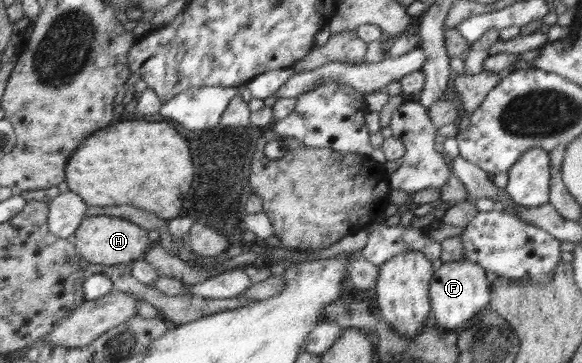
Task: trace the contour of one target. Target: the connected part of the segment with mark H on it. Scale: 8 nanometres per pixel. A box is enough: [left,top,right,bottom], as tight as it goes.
[71,216,154,265]

